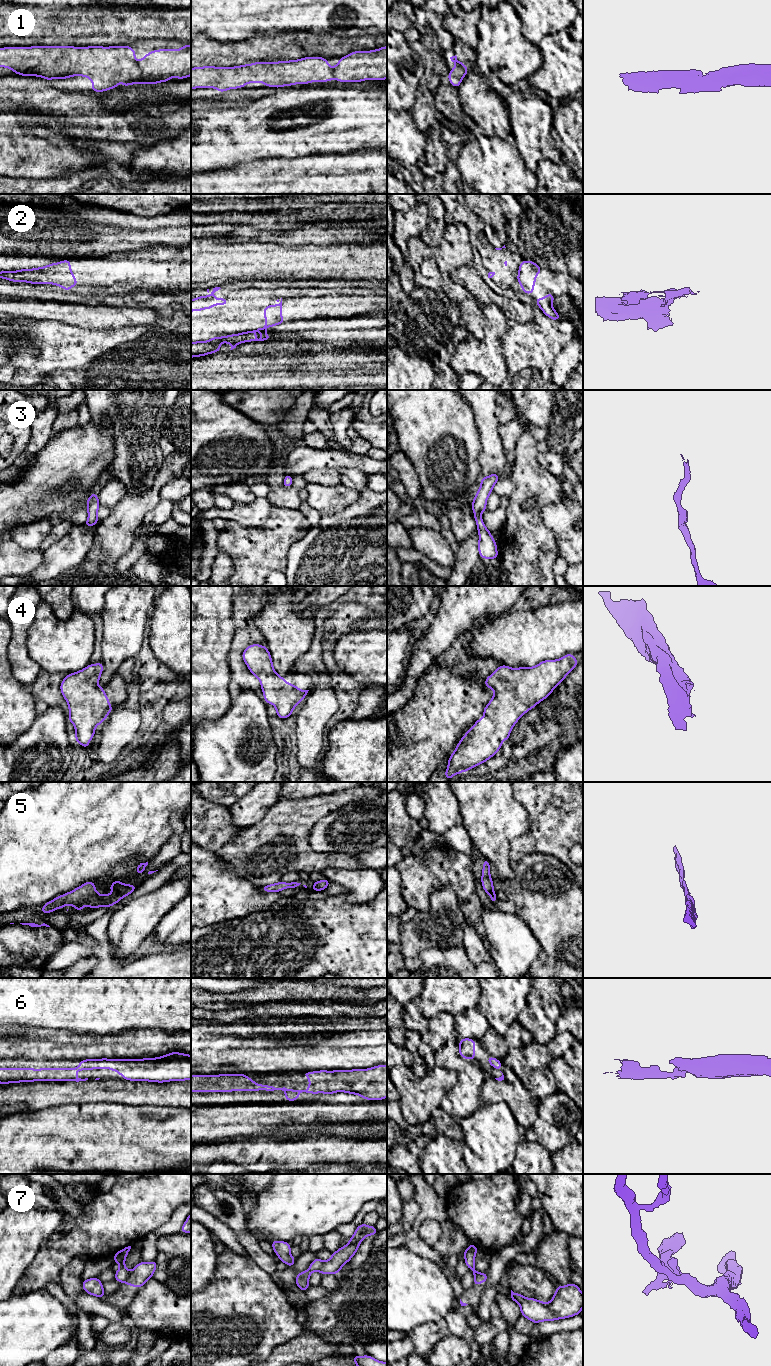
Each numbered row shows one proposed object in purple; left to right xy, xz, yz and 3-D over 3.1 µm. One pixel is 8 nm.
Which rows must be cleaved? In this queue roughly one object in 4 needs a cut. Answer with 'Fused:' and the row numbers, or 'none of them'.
Fused: 2, 7

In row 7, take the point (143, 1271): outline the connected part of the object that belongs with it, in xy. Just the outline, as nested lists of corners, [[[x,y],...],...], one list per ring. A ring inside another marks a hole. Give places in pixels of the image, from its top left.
[[[140,1262],[129,1273],[126,1281],[128,1286],[138,1287],[139,1289],[146,1283],[146,1281],[152,1278],[154,1272],[157,1269],[157,1262]]]

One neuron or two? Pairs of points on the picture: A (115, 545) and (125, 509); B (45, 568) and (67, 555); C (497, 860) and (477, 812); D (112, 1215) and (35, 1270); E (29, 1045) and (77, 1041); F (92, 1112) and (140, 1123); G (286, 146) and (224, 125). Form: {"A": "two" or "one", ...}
{"A": "one", "B": "one", "C": "one", "D": "one", "E": "one", "F": "one", "G": "one"}

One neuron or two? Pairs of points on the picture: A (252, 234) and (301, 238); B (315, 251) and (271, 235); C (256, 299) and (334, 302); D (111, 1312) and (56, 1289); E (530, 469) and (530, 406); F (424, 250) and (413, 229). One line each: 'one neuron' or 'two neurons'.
A: one neuron
B: two neurons
C: one neuron
D: two neurons
E: two neurons
F: two neurons

